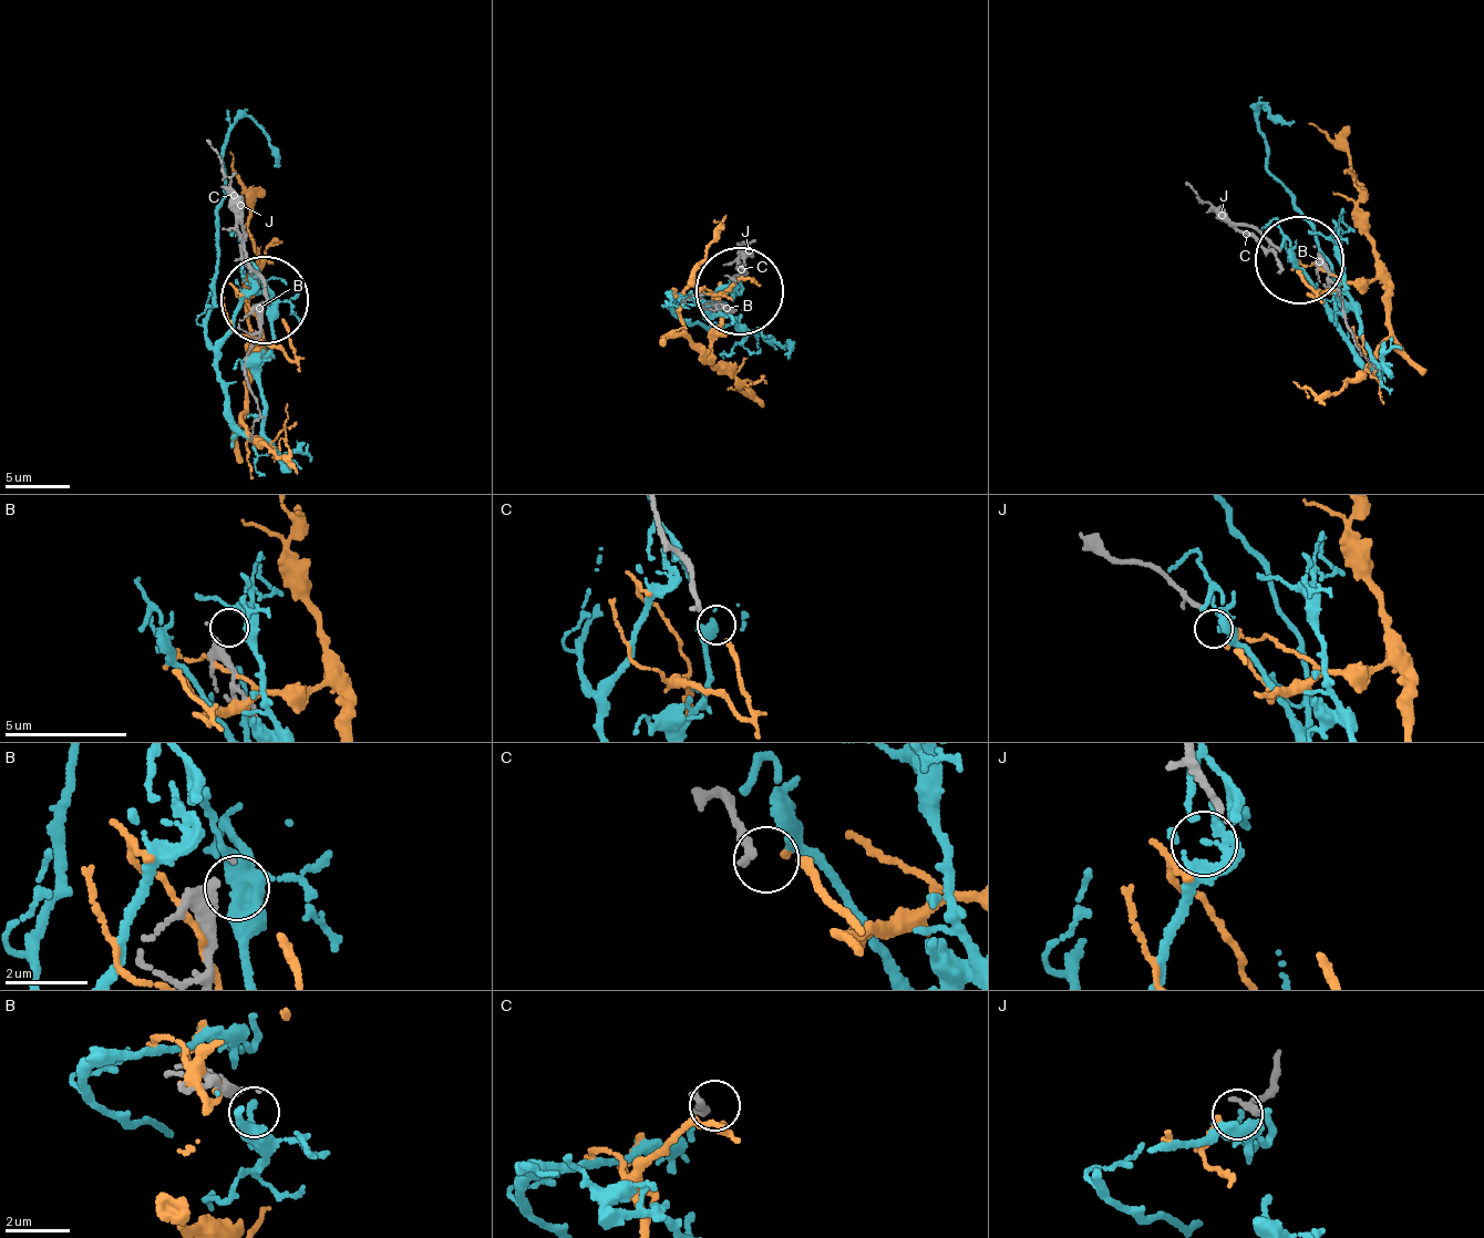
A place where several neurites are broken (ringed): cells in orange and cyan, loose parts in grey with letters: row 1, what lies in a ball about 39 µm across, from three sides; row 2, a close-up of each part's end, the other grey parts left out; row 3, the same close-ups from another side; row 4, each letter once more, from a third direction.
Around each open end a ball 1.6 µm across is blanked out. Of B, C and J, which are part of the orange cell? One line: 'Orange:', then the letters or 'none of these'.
Orange: C

